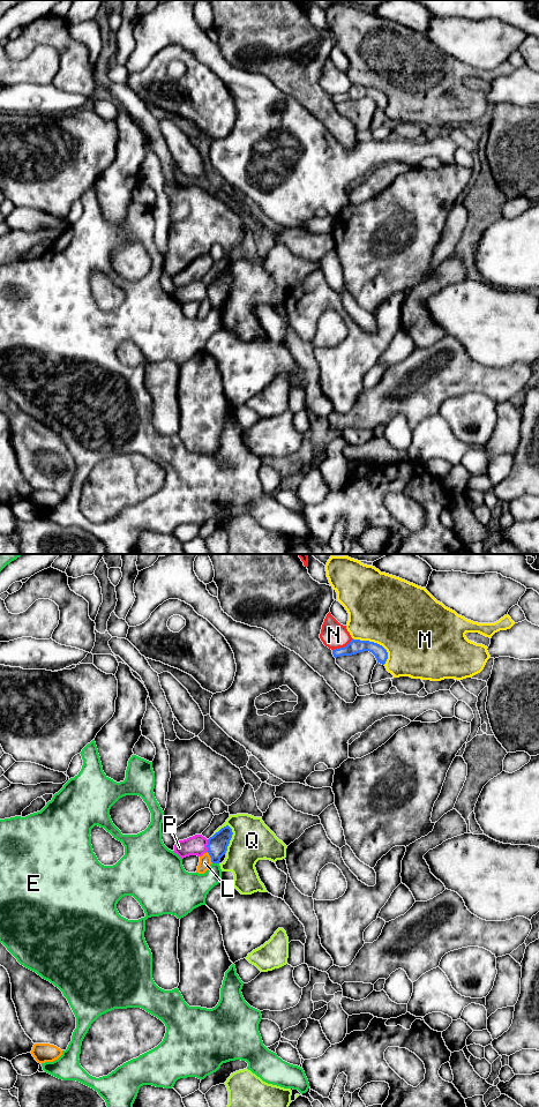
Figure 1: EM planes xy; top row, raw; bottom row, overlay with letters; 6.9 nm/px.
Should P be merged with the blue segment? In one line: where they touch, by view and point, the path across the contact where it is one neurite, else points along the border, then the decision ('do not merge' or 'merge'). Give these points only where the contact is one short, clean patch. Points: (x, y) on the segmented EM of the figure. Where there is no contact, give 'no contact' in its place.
meets blue in xy at (207, 845); border along xy (208, 839), (206, 851); do not merge

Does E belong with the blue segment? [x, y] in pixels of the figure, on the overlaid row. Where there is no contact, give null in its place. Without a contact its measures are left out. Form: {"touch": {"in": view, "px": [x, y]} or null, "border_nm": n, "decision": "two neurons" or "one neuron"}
{"touch": {"in": "xy", "px": [216, 862]}, "border_nm": 50, "decision": "two neurons"}

